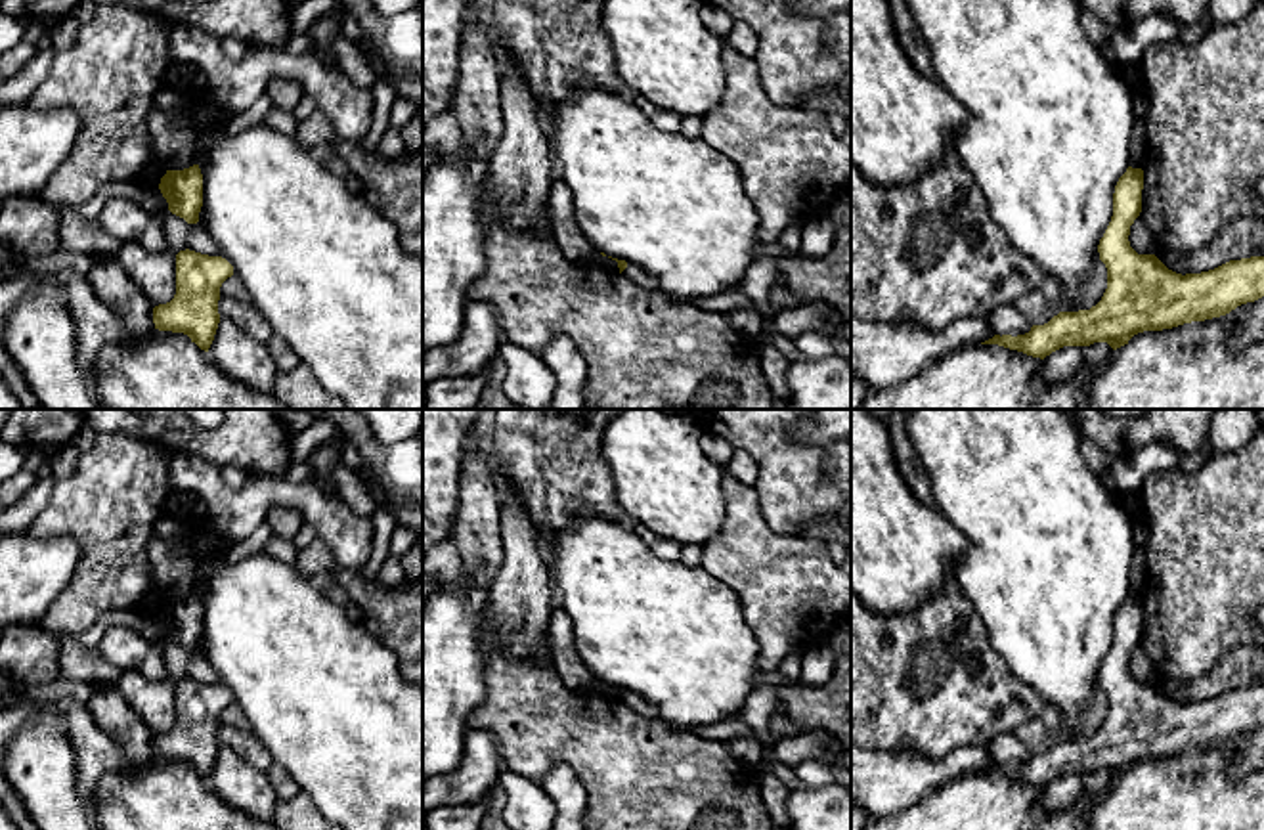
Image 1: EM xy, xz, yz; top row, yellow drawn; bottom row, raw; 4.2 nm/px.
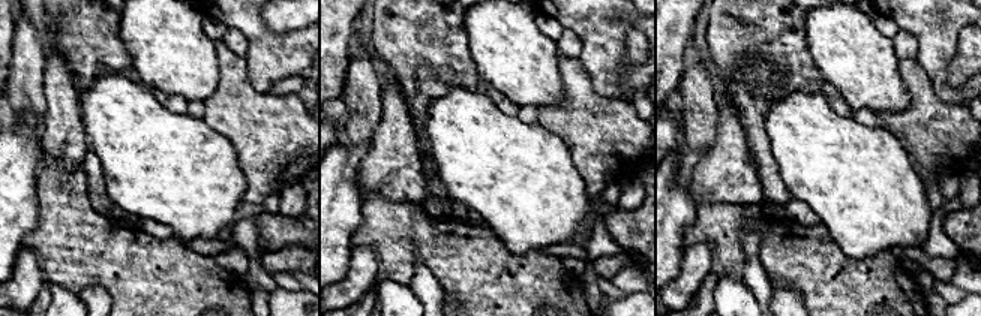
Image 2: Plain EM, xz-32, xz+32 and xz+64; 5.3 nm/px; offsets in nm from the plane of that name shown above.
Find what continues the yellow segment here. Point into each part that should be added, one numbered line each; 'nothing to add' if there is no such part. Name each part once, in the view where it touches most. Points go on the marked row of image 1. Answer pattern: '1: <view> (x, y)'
nothing to add

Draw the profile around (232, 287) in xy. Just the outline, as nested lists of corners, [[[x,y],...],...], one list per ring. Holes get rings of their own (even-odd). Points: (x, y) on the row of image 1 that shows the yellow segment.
[[[235,273],[222,283],[220,296],[228,296],[228,298],[252,304],[247,287],[243,285],[241,277]]]

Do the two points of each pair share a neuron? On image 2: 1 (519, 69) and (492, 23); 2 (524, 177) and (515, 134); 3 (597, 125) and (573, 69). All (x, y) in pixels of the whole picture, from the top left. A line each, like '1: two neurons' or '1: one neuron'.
1: one neuron
2: one neuron
3: one neuron

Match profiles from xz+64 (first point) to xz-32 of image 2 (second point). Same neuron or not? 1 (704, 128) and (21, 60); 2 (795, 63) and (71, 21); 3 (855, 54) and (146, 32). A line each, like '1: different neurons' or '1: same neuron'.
1: same neuron
2: same neuron
3: same neuron

